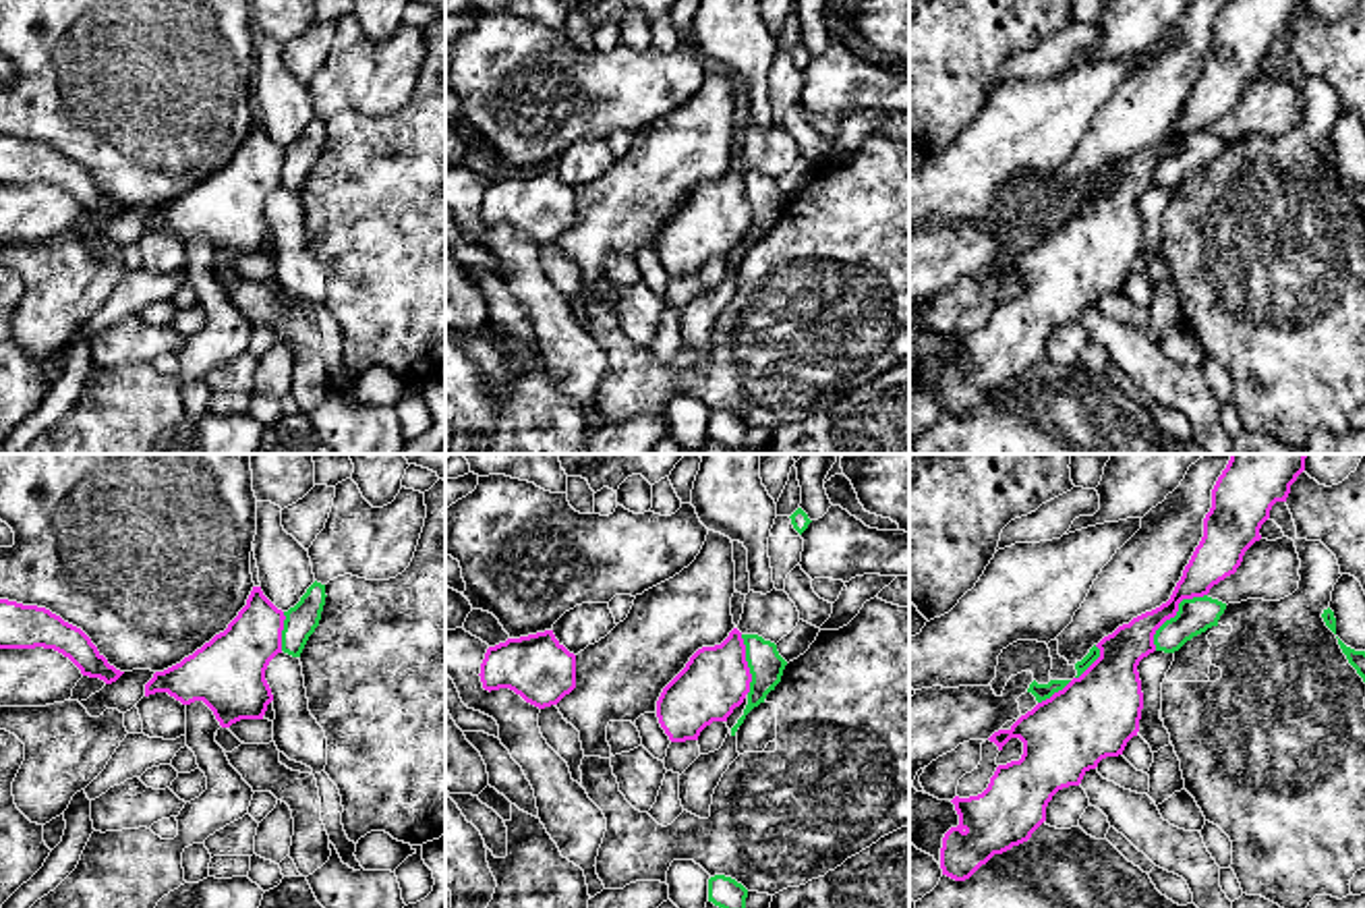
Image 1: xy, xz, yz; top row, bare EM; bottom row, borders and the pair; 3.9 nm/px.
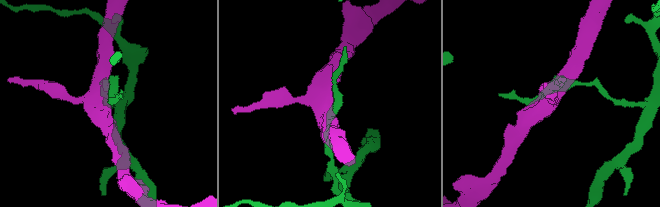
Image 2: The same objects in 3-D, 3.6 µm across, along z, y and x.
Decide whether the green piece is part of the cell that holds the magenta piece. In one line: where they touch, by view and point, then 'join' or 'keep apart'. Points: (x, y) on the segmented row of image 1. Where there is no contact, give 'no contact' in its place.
yz (1175, 614) | keep apart

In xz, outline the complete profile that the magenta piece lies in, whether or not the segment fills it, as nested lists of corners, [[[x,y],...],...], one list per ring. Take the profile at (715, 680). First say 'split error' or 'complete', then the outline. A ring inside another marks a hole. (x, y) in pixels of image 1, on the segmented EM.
complete; [[[733,628],[721,645],[698,649],[663,688],[659,723],[671,742],[698,740],[713,721],[727,721],[750,692],[750,682],[746,645]]]

